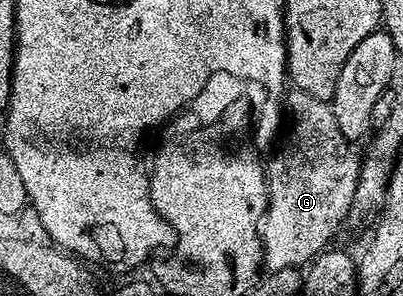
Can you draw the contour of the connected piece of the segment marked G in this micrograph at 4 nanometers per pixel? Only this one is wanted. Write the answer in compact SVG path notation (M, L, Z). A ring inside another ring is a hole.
M293 89L287 97L287 113L293 116L293 122L289 125L289 138L265 169L269 193L265 215L261 219L261 252L264 268L271 273L308 266L318 253L330 248L332 241L329 240L340 229L342 231L345 225L345 216L351 208L361 165L358 150L345 138L343 131L339 131L339 123L335 123L330 102L320 101L315 99L315 95Z

